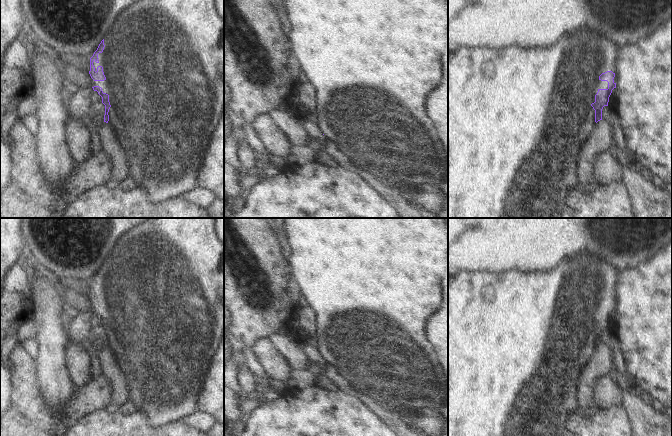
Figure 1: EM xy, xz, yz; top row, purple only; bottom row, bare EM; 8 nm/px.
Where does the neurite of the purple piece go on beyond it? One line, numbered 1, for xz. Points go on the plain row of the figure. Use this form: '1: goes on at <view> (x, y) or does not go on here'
1: does not go on here

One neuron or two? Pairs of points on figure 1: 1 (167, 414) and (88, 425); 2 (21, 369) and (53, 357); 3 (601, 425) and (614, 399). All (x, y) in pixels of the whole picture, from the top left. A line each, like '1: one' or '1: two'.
1: two
2: two
3: two

